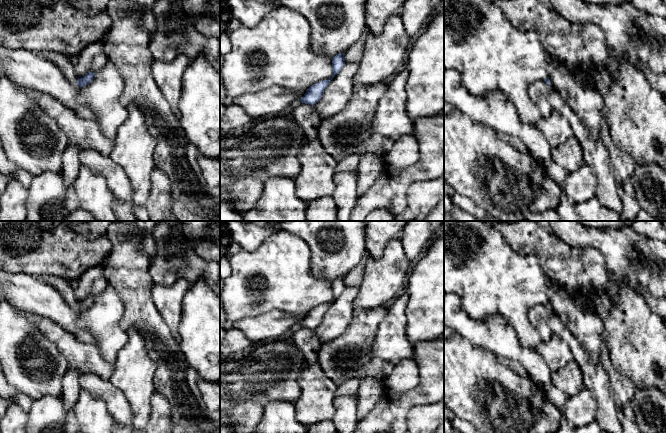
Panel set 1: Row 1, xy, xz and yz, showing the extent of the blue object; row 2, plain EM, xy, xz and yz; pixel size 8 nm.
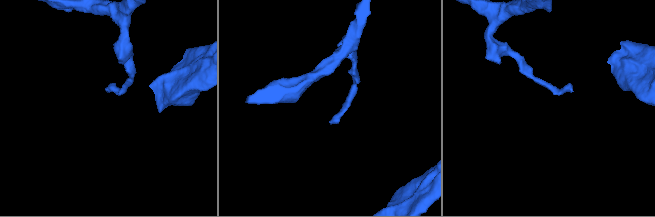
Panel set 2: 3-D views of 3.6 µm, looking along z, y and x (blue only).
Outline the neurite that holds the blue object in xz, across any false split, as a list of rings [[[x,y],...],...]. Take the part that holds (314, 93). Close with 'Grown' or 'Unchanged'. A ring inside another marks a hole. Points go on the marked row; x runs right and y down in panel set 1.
[[[339,53],[332,58],[333,76],[330,79],[320,81],[307,89],[307,92],[301,99],[296,99],[292,102],[291,106],[296,108],[302,103],[314,105],[322,97],[324,90],[330,84],[331,80],[340,72],[345,64],[344,53]]]. Grown

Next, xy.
[[[41,51],[39,53],[43,58],[55,64],[73,84],[84,87],[92,82],[95,77],[96,73],[89,72],[85,76],[78,78],[74,66],[70,64],[70,59],[66,55],[54,51]]]. Grown

